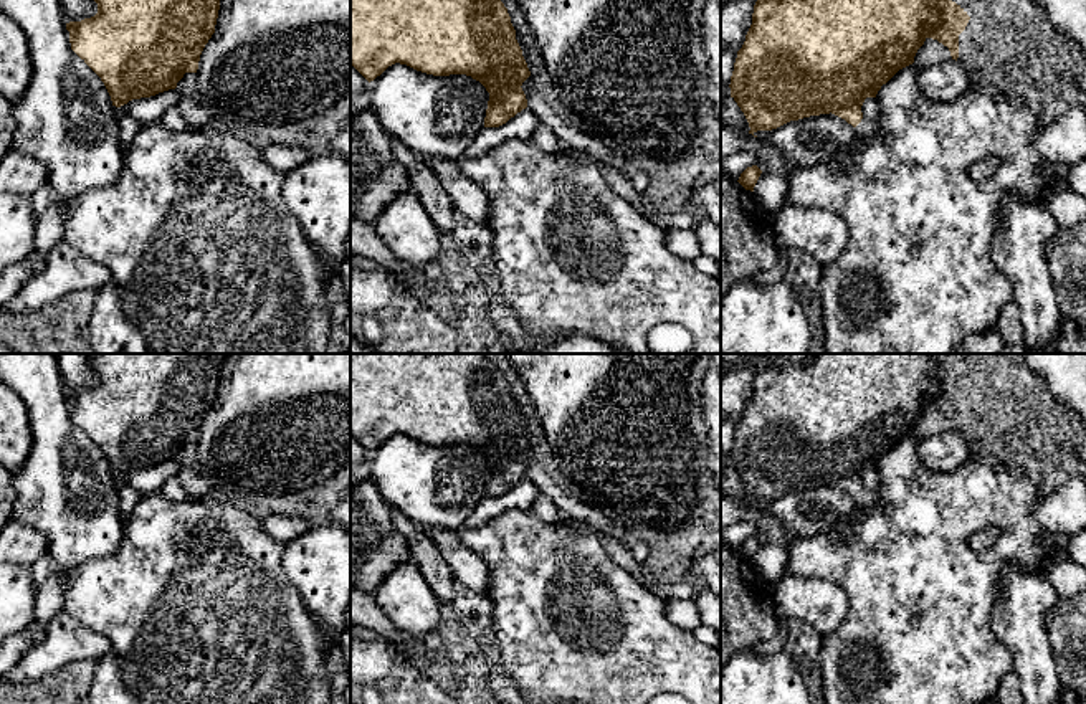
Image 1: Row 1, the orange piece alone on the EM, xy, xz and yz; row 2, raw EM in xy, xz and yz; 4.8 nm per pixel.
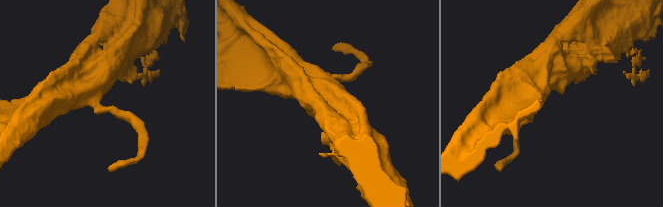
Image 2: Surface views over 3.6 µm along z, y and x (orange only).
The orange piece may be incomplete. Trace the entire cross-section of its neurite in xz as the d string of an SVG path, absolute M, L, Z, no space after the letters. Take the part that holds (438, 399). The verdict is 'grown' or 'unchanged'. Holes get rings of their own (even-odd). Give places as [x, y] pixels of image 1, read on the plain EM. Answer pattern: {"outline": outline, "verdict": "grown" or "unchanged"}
{"outline": "M350 354L350 435L370 453L395 433L433 446L466 445L479 451L489 463L484 497L499 497L527 478L521 456L531 446L531 441L516 410L516 400L507 378L484 354Z", "verdict": "unchanged"}

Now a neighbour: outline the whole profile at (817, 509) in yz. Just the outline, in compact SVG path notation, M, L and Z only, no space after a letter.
M835 484L790 491L764 507L787 527L793 539L808 539L841 527L853 519L858 504Z

